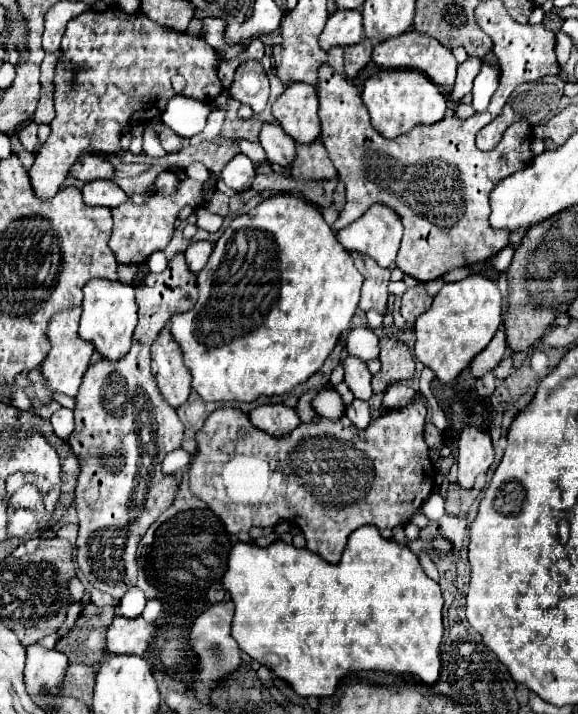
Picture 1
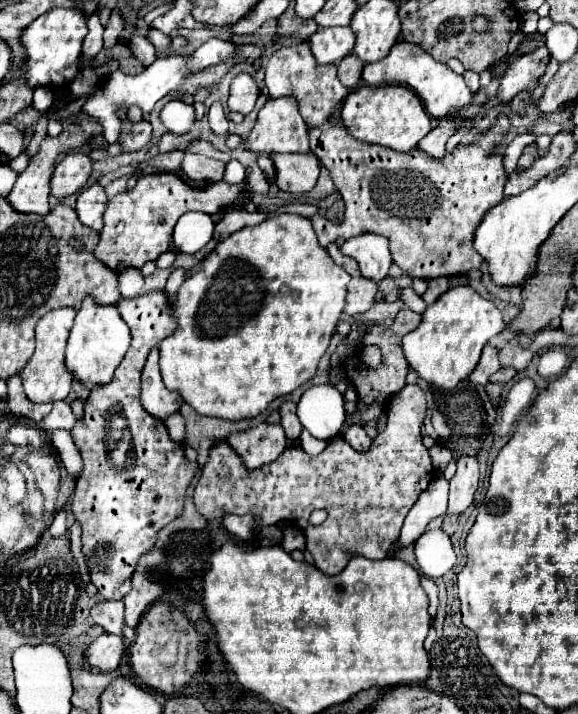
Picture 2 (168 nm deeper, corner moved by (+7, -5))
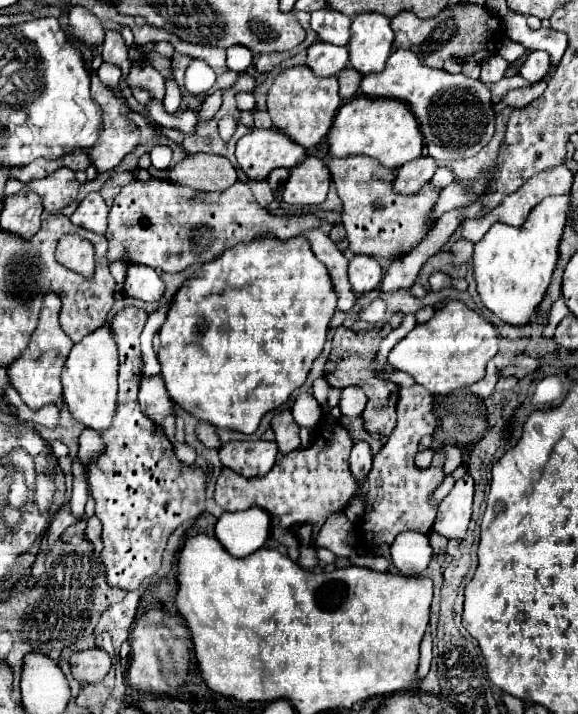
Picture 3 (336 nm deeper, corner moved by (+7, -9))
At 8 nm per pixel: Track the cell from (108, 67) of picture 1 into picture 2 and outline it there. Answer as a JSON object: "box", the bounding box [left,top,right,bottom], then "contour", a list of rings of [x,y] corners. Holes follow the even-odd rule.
{"box":[8,112,102,214],"contour":[[[78,112],[74,120],[66,118],[66,120],[60,120],[62,122],[62,132],[58,136],[46,136],[42,142],[40,142],[40,150],[36,156],[30,158],[30,164],[28,168],[18,176],[12,192],[8,194],[10,198],[10,204],[14,210],[20,210],[20,212],[34,212],[34,214],[46,214],[50,210],[50,204],[48,204],[48,198],[50,198],[50,174],[54,172],[54,166],[56,162],[72,152],[72,150],[78,150],[82,146],[86,146],[90,140],[102,136],[102,126],[98,126],[98,122],[94,122],[94,118]]]}

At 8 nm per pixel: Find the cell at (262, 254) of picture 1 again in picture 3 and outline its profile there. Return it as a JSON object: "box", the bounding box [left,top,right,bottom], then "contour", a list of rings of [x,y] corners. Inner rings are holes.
{"box":[158,236,336,434],"contour":[[[294,236],[290,240],[278,240],[278,238],[258,238],[252,240],[248,244],[238,244],[230,250],[226,250],[226,254],[218,256],[216,260],[204,264],[196,276],[188,278],[184,282],[184,286],[176,292],[166,322],[160,328],[160,350],[158,350],[158,358],[162,364],[162,378],[166,382],[168,394],[170,398],[184,408],[188,414],[192,414],[198,420],[210,422],[218,428],[228,428],[228,430],[236,430],[242,434],[254,434],[258,430],[258,424],[262,420],[262,416],[278,406],[282,406],[290,394],[294,390],[298,390],[306,378],[308,372],[312,368],[312,362],[320,356],[322,346],[326,342],[326,332],[328,332],[328,324],[332,320],[332,314],[336,310],[336,294],[332,290],[332,282],[330,276],[326,272],[326,266],[314,256],[314,252],[310,250],[310,244],[306,242],[306,238],[302,236]]]}

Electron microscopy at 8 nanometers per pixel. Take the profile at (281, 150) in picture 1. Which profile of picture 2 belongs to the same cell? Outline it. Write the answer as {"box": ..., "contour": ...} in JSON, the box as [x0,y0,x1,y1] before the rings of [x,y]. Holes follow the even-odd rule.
{"box":[270,154,320,192],"contour":[[[270,154],[276,170],[276,184],[286,192],[308,192],[314,188],[320,162],[314,154]]]}

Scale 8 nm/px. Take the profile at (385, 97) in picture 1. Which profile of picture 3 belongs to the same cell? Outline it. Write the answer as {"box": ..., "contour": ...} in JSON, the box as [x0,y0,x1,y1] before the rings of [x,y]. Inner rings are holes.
{"box":[328,96,424,170],"contour":[[[356,96],[350,102],[344,102],[328,134],[328,154],[332,158],[348,158],[362,154],[378,160],[390,170],[396,170],[406,162],[418,158],[422,154],[422,148],[424,140],[418,128],[418,120],[404,102],[394,98]]]}

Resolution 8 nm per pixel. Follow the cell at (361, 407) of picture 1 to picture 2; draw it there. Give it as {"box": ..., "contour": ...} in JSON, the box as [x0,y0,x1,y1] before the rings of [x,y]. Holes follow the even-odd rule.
{"box":[340,424,372,452],"contour":[[[346,424],[346,426],[342,426],[340,438],[344,438],[352,448],[356,448],[360,452],[368,450],[370,444],[372,444],[372,440],[368,438],[368,434],[364,432],[364,428],[360,424]]]}

